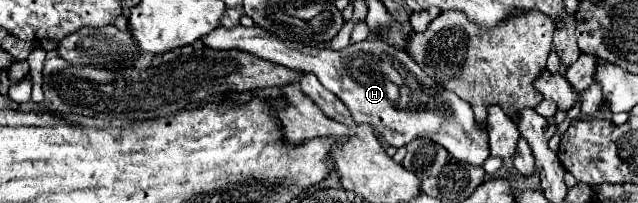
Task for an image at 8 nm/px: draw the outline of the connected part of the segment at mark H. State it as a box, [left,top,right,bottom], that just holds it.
[202,25,490,167]

